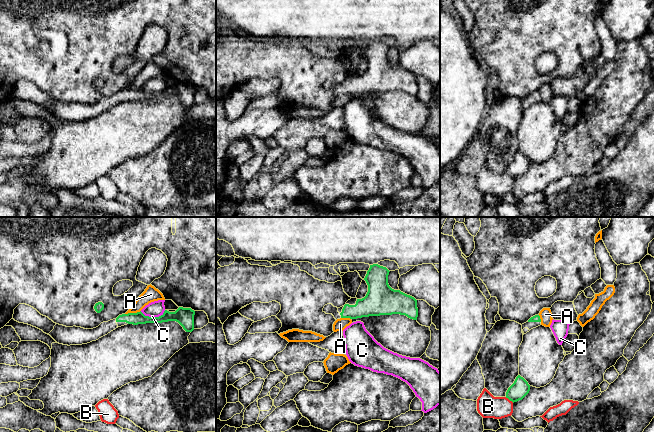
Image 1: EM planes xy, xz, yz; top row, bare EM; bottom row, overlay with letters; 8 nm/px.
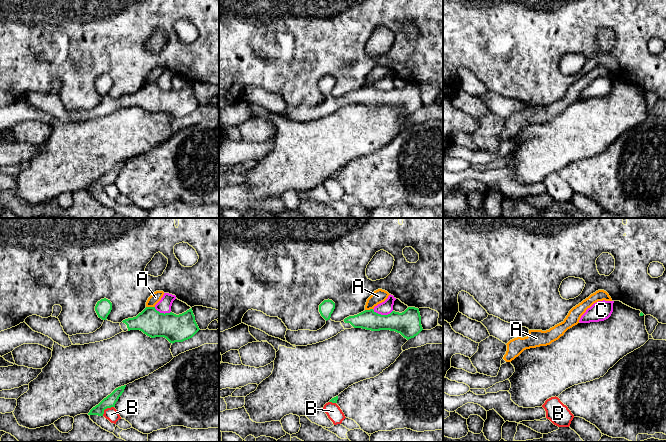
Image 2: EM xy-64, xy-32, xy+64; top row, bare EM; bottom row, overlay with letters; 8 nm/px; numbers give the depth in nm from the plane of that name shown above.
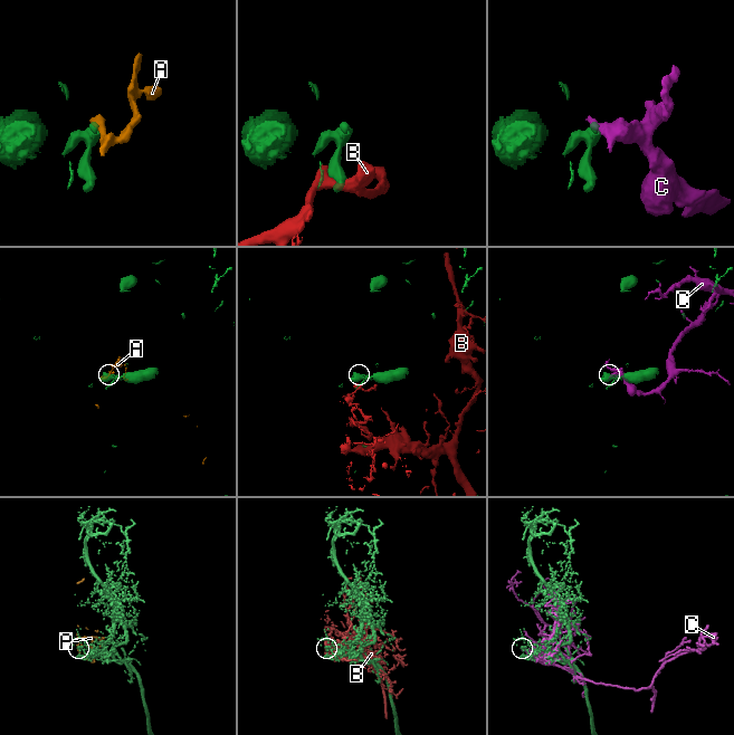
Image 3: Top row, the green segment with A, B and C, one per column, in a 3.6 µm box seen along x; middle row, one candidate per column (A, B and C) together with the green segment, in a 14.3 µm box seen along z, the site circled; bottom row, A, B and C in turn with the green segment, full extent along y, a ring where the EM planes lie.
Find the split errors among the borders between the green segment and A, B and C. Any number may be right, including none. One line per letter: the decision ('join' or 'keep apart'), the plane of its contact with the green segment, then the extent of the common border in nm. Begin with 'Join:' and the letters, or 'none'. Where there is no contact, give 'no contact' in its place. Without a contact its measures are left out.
Join: none
A: keep apart; meets green in xy; contact 130 nm long
B: keep apart; meets green in yz; contact 80 nm long
C: keep apart; meets green in xy; contact 200 nm long

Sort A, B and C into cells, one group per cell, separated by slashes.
A / B / C

